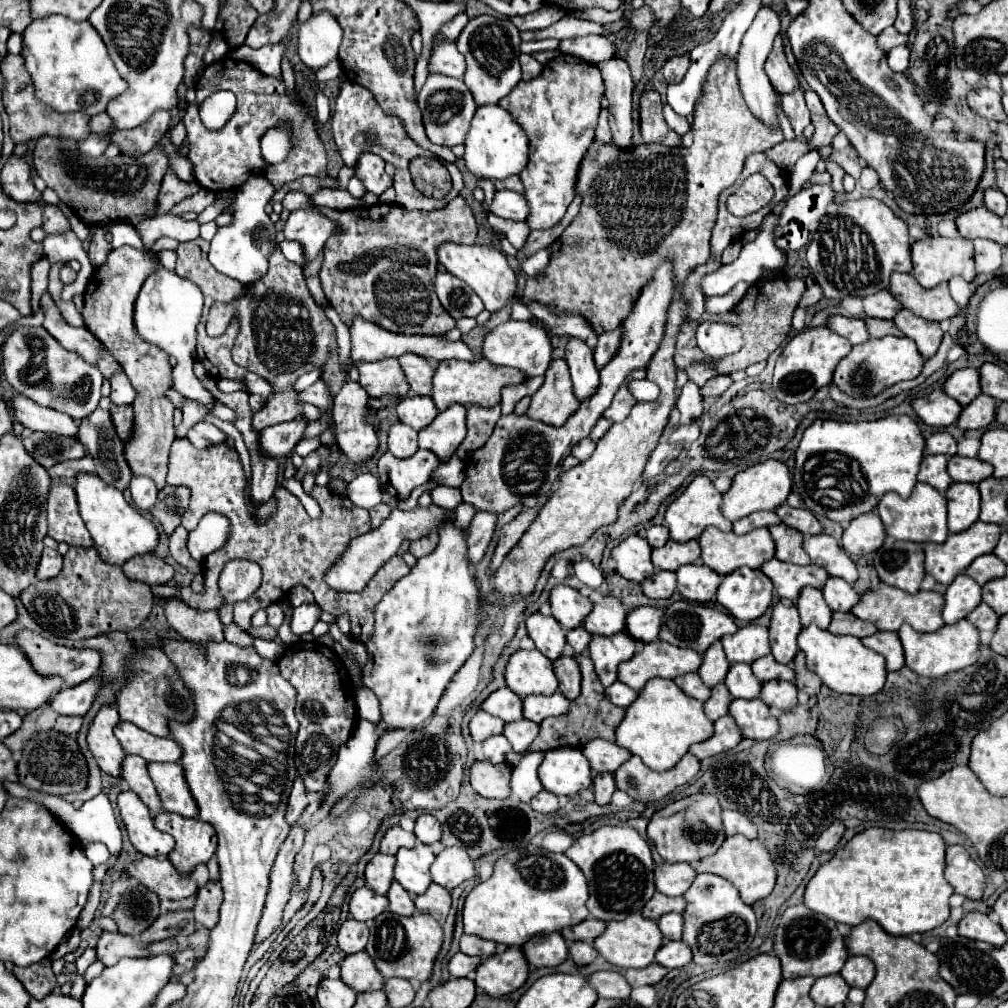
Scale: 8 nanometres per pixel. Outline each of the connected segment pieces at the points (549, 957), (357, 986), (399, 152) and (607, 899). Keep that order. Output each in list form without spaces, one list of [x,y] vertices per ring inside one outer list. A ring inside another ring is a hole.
[[[555,931],[553,935],[537,935],[525,943],[523,953],[533,967],[557,967],[567,959],[567,943]]]
[[[361,951],[361,953],[347,955],[343,959],[343,963],[341,963],[341,981],[347,983],[357,993],[363,993],[363,991],[383,989],[385,977],[375,969],[371,957],[365,951]]]
[[[345,83],[343,85],[343,89],[335,101],[333,137],[335,137],[341,159],[349,168],[355,165],[357,157],[363,151],[371,151],[371,153],[383,157],[387,163],[391,163],[397,169],[395,171],[395,183],[393,183],[393,187],[397,191],[395,203],[405,207],[405,209],[425,209],[425,211],[443,209],[463,189],[463,177],[461,177],[461,171],[457,169],[455,163],[443,163],[447,167],[447,171],[451,173],[451,179],[453,179],[453,189],[449,191],[449,195],[445,199],[429,199],[413,185],[411,175],[409,175],[409,161],[417,156],[432,158],[432,153],[424,150],[414,140],[409,139],[409,135],[405,135],[405,125],[401,123],[401,119],[397,119],[395,115],[385,115],[385,111],[381,111],[379,103],[373,99],[373,93],[367,87],[361,87],[357,83]]]
[[[603,825],[593,833],[581,835],[565,851],[565,855],[583,871],[589,883],[587,909],[591,917],[601,921],[619,921],[641,907],[653,897],[653,859],[649,843],[631,827]]]

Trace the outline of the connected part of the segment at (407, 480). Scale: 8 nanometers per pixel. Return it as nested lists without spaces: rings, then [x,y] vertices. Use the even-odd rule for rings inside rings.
[[[419,449],[417,455],[409,459],[397,459],[387,451],[379,457],[379,481],[395,499],[407,499],[415,487],[429,481],[429,473],[437,463],[437,455],[425,449]]]

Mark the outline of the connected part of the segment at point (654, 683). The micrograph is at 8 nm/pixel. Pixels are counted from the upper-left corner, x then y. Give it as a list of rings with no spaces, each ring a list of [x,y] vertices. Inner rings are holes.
[[[651,679],[637,699],[627,707],[625,719],[617,725],[615,743],[641,757],[653,771],[667,771],[689,751],[689,745],[705,741],[713,735],[713,721],[703,713],[703,703],[689,699],[671,679]]]

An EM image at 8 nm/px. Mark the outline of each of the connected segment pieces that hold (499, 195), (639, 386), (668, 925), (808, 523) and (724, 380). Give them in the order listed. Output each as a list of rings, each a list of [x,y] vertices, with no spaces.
[[[505,189],[505,191],[495,193],[493,203],[491,203],[491,213],[497,217],[505,217],[505,219],[525,221],[525,217],[529,215],[529,207],[523,195]]]
[[[647,379],[629,381],[629,391],[635,395],[637,401],[655,401],[659,397],[659,387]]]
[[[677,913],[663,915],[657,921],[657,925],[659,925],[665,939],[681,939],[681,931],[683,931],[683,917],[681,915],[677,915]]]
[[[783,503],[781,507],[775,509],[775,513],[777,513],[777,517],[781,517],[781,521],[785,525],[801,531],[803,535],[817,535],[823,531],[817,517],[807,509],[795,509],[795,507],[789,507],[787,503]]]
[[[717,375],[717,377],[711,379],[709,383],[705,383],[705,387],[701,389],[701,395],[703,395],[705,399],[719,397],[731,383],[733,383],[733,379],[731,379],[729,375]]]

